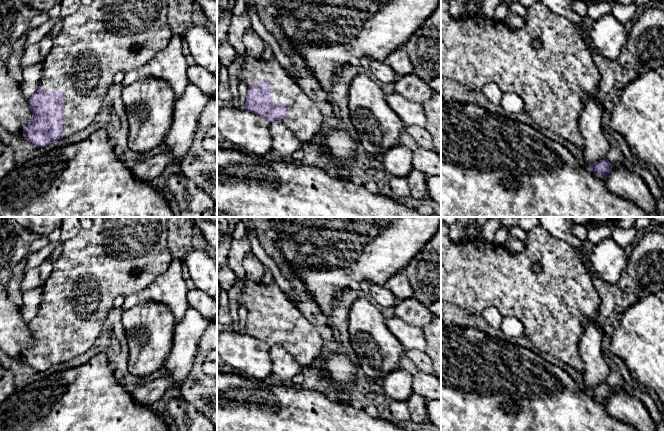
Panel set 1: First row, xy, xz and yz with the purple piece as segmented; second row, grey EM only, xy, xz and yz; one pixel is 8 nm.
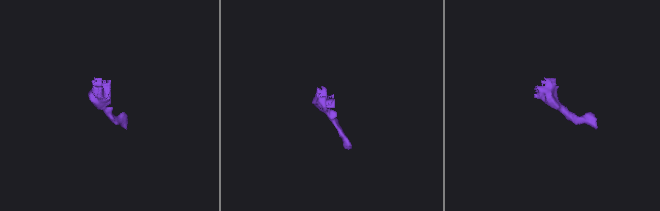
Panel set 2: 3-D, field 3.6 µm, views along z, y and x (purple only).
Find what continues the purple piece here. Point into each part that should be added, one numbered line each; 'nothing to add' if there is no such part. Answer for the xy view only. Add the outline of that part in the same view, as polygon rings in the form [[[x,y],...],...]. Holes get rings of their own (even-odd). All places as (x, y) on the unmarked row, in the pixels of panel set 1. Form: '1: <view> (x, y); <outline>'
1: xy (118, 256); [[[91,217],[92,227],[81,229],[63,243],[60,257],[43,289],[39,311],[63,316],[63,362],[88,351],[113,309],[116,297],[139,294],[160,274],[173,257],[166,232],[166,217]]]

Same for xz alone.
1: xz (304, 343); [[[246,278],[241,280],[243,292],[238,298],[239,304],[252,309],[268,303],[273,327],[275,329],[283,327],[287,332],[287,342],[278,345],[302,367],[312,366],[318,360],[323,347],[322,337],[316,328],[300,313],[274,280],[267,285]]]

